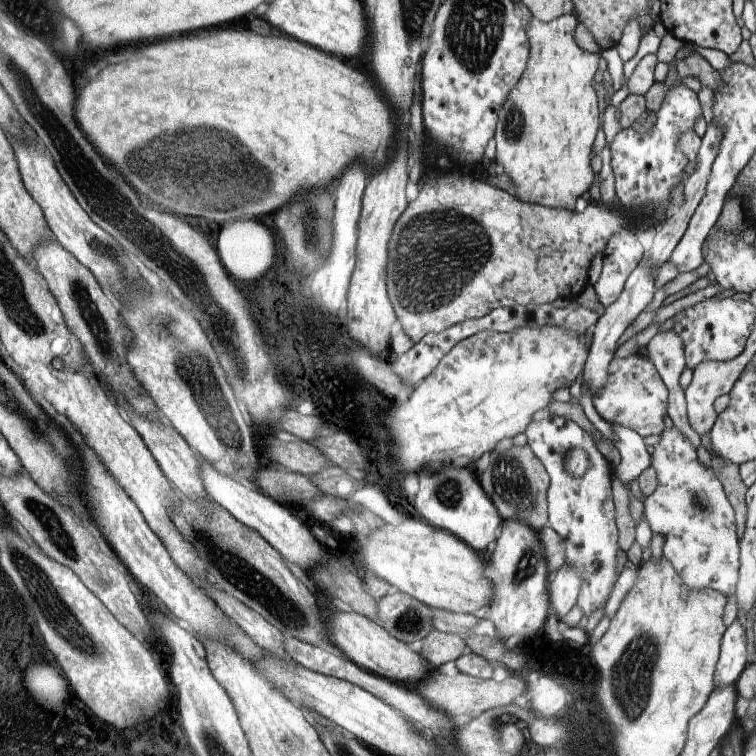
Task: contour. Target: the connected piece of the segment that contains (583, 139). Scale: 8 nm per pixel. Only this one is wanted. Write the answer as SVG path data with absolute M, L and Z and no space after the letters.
M575 12L561 16L557 20L551 22L543 22L539 18L532 18L528 23L528 35L529 40L532 43L531 52L529 56L529 64L525 74L521 76L520 83L511 91L509 100L505 102L504 108L501 108L500 119L497 124L496 136L495 136L495 157L493 160L498 165L499 171L504 171L509 175L513 186L515 186L514 194L519 196L521 200L525 202L531 202L531 204L541 204L543 206L549 206L551 208L569 208L569 210L575 210L575 204L577 200L591 190L593 182L595 182L595 172L593 172L593 166L591 166L591 157L593 155L593 144L595 144L595 138L597 138L597 132L601 128L601 106L603 93L593 78L595 78L595 72L599 70L599 60L601 60L602 54L591 53L582 50L577 46L575 42L575 28L577 28L578 17Z

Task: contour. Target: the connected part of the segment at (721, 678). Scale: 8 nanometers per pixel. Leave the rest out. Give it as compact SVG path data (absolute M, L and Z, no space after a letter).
M735 619L724 631L713 672L713 689L734 684L747 662L745 630Z

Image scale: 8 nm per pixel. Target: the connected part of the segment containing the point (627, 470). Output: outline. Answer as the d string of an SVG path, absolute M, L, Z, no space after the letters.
M610 424L613 432L613 446L618 450L620 463L614 471L623 484L637 480L647 468L652 466L651 449L643 442L643 436L637 430L631 430L621 424Z

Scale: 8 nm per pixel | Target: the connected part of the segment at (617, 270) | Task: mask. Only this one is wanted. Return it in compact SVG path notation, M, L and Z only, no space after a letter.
M625 228L617 236L613 236L605 252L601 254L603 268L597 280L596 291L598 302L605 311L621 298L631 274L643 260L643 244L632 232L633 229Z

